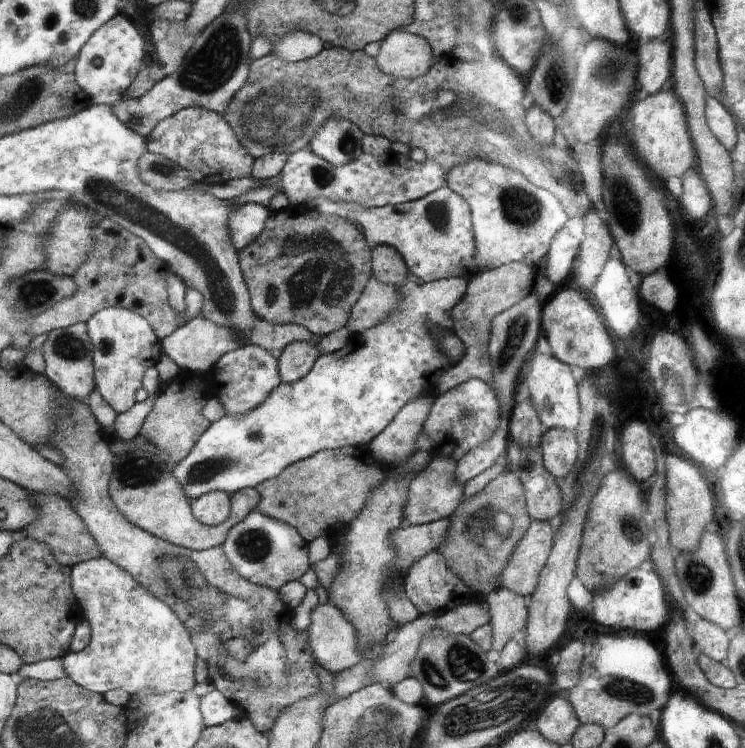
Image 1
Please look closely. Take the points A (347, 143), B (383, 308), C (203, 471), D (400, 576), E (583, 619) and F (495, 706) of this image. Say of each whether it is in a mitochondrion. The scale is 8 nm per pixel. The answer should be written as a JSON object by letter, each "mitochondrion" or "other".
{"A":"mitochondrion","B":"mitochondrion","C":"mitochondrion","D":"other","E":"other","F":"mitochondrion"}

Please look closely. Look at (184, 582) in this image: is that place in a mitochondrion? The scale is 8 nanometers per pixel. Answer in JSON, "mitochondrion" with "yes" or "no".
{"mitochondrion":"yes"}

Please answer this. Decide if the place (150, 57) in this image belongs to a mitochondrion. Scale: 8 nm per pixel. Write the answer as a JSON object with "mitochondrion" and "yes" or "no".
{"mitochondrion":"no"}

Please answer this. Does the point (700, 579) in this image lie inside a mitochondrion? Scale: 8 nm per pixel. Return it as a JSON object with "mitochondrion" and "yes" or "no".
{"mitochondrion":"yes"}

